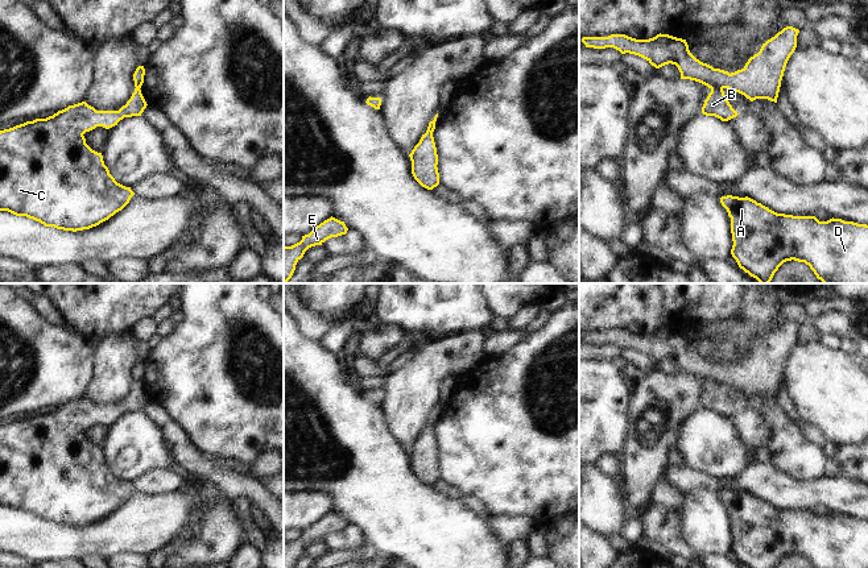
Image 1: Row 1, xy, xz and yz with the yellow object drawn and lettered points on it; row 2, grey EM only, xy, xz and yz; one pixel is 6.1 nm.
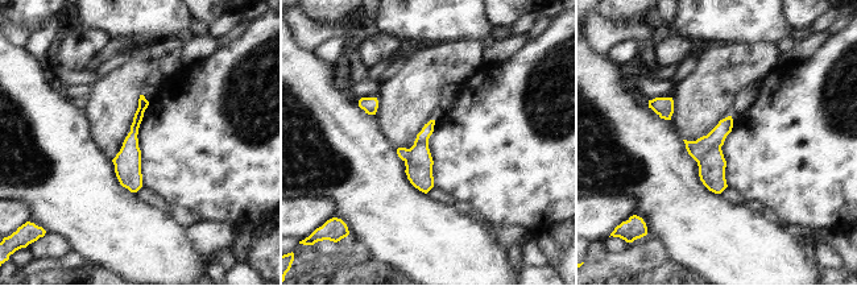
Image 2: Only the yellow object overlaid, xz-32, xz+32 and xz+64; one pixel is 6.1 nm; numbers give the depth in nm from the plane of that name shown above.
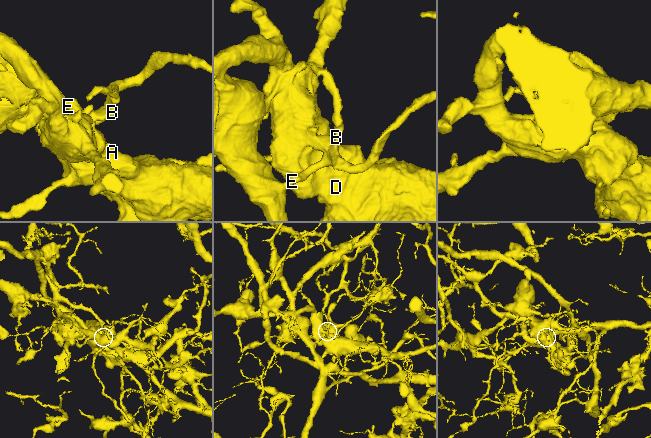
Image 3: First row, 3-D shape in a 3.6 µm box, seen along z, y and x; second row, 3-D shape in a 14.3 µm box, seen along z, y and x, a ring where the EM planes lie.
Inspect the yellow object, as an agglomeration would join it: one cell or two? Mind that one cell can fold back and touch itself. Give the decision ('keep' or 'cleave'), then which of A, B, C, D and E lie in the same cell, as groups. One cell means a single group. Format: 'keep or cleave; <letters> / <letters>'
cleave; A B C D / E

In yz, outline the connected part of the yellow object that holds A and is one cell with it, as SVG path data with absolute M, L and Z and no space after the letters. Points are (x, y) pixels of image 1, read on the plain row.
M722 492L722 501L731 513L731 550L745 568L776 568L786 556L805 557L814 568L868 568L868 521L842 514L819 517L815 511L793 511L777 509L745 492Z

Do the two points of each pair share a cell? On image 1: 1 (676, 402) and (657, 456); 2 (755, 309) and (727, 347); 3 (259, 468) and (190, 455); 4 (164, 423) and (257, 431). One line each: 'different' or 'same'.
1: same
2: same
3: different
4: different

